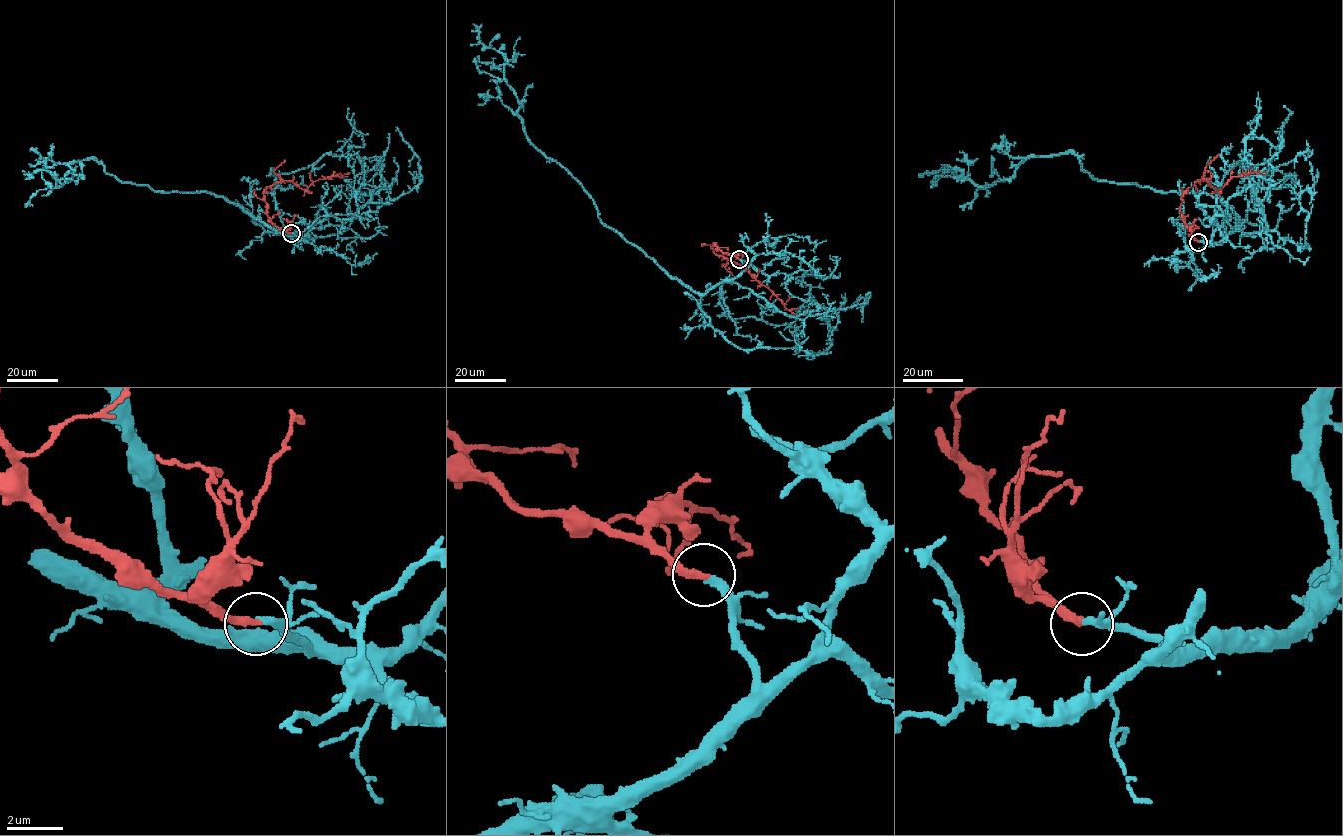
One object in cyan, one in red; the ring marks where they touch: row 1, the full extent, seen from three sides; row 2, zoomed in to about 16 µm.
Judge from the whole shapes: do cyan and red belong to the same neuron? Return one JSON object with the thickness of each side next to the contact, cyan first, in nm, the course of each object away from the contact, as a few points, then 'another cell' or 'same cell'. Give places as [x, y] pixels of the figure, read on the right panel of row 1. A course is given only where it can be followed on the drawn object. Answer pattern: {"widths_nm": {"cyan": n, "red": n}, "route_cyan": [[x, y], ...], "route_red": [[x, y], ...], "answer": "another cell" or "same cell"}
{"widths_nm": {"cyan": 260, "red": 280}, "route_cyan": [[1198, 241], [1241, 220], [1200, 191], [1096, 180], [1071, 153], [1029, 156], [988, 186], [947, 166], [919, 177]], "route_red": [[1198, 241], [1181, 214], [1183, 194], [1202, 178], [1219, 188], [1232, 177], [1260, 173], [1257, 169]], "answer": "same cell"}

